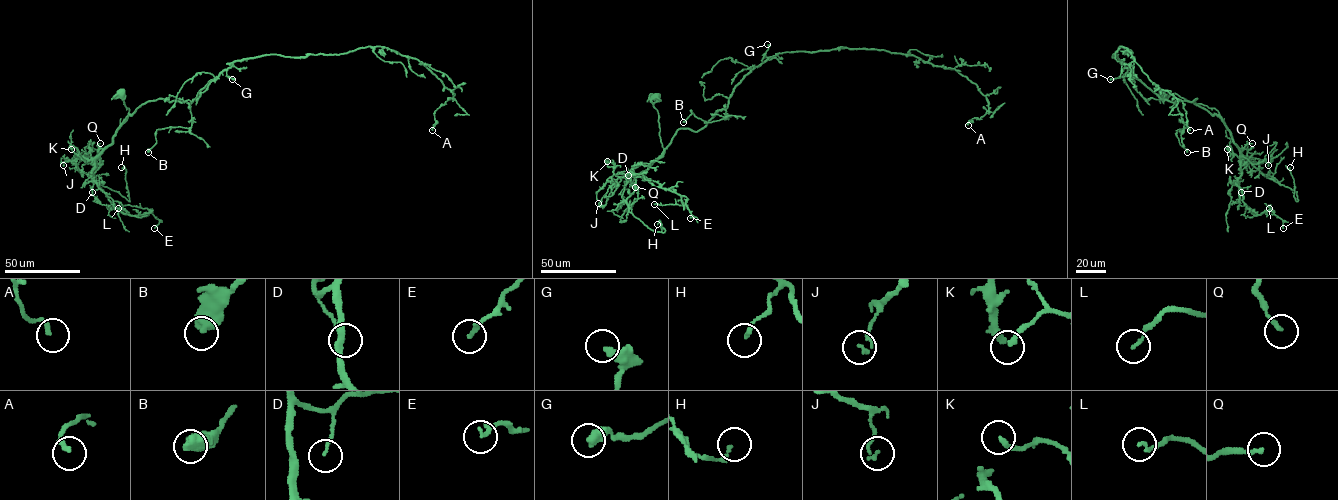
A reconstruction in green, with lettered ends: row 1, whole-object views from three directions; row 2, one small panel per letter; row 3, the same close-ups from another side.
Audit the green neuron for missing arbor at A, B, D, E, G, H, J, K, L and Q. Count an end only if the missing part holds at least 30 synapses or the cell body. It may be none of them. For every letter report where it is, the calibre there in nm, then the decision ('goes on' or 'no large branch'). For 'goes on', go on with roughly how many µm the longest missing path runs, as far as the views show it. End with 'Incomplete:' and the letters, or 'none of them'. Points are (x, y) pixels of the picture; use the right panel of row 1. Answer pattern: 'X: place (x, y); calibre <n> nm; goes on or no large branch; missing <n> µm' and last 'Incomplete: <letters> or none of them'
A: place (1190, 130); calibre 200 nm; no large branch
B: place (1187, 152); calibre 550 nm; no large branch
D: place (1241, 192); calibre 120 nm; no large branch
E: place (1283, 228); calibre 200 nm; no large branch
G: place (1110, 79); calibre 360 nm; no large branch
H: place (1290, 167); calibre 170 nm; no large branch
J: place (1268, 165); calibre 140 nm; no large branch
K: place (1227, 149); calibre 200 nm; no large branch
L: place (1269, 208); calibre 120 nm; no large branch
Q: place (1252, 143); calibre 180 nm; no large branch
Incomplete: none of them

